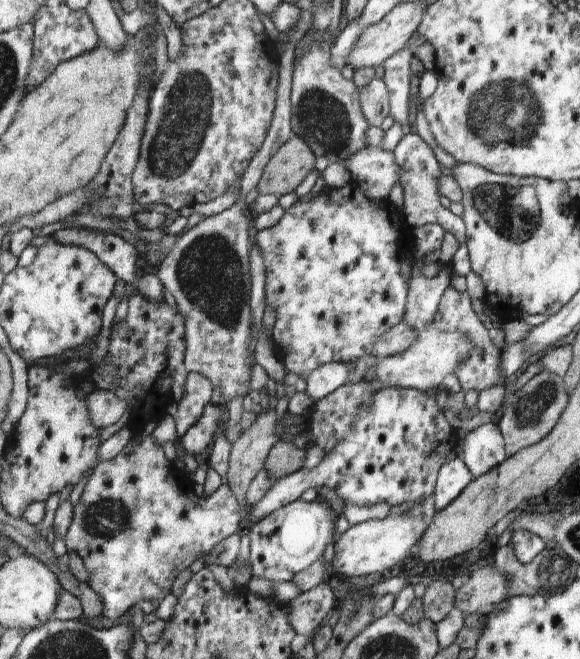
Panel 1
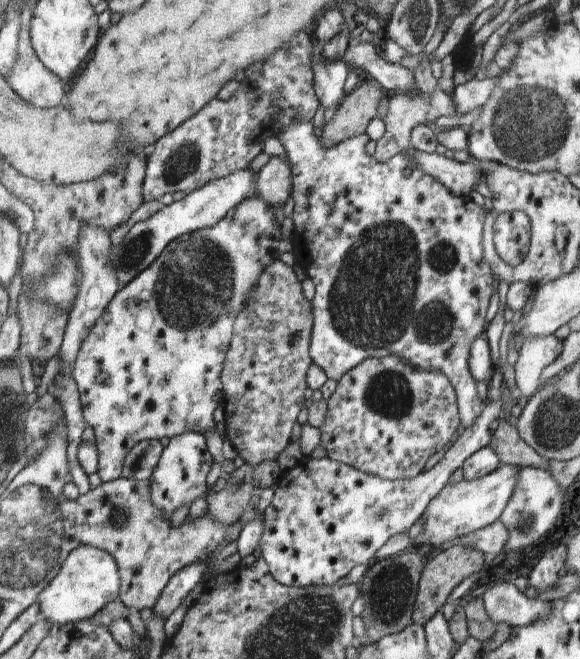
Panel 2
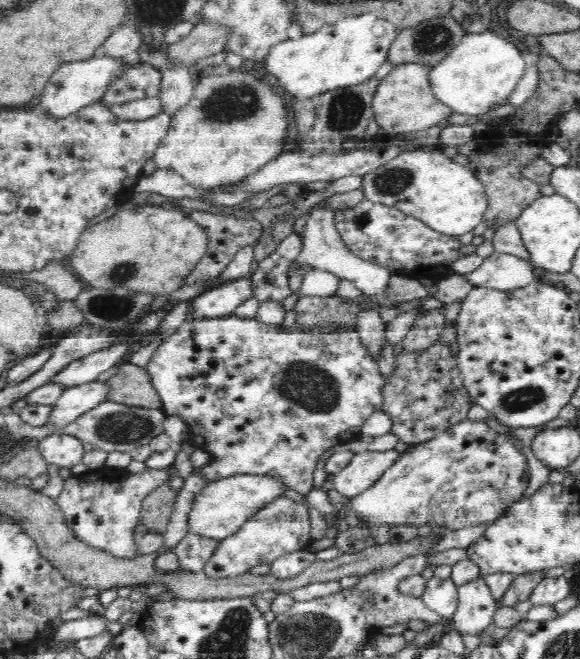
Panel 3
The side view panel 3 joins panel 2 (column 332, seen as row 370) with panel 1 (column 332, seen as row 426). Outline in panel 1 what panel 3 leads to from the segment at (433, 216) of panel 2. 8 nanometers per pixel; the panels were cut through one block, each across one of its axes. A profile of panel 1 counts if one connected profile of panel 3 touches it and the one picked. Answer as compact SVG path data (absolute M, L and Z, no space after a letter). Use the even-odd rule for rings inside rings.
M354 180L349 181L342 188L332 188L325 186L321 192L316 195L311 201L296 201L290 208L284 211L284 215L280 218L279 222L267 229L262 229L253 234L253 240L259 251L262 253L262 260L265 270L265 304L272 305L276 311L276 320L272 328L271 338L274 343L278 344L278 348L282 350L282 363L285 366L286 372L295 372L301 376L301 381L306 381L308 374L312 372L318 365L326 364L329 362L337 362L348 364L352 362L356 366L357 358L364 354L371 354L371 348L375 347L375 342L379 336L386 332L390 327L402 322L402 315L404 312L406 302L406 292L408 287L404 278L398 274L398 260L394 256L394 252L398 250L398 236L402 232L402 258L406 260L411 256L412 247L415 247L413 242L415 238L410 236L410 225L407 222L388 222L390 214L380 208L374 206L371 200L368 200L360 187L356 185Z

